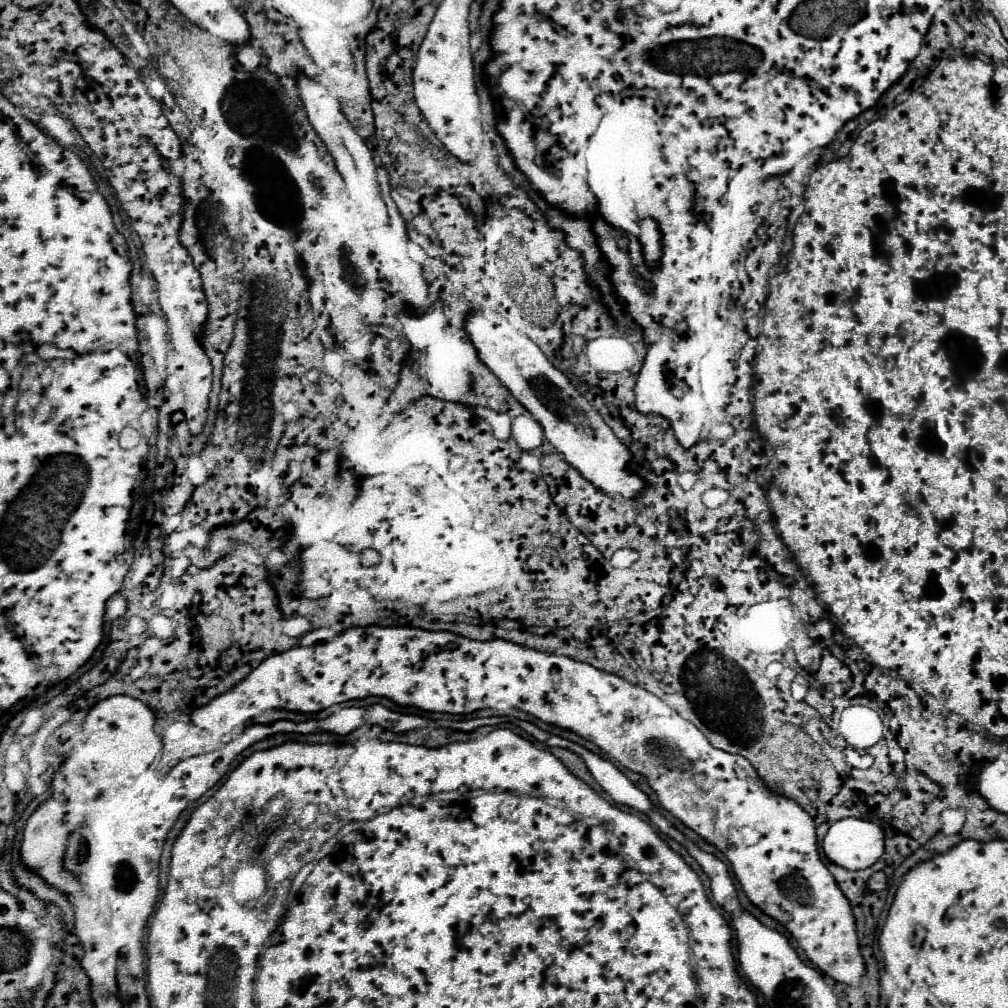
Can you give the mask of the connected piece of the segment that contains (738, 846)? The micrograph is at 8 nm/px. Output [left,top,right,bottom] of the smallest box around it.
[80,625,866,985]

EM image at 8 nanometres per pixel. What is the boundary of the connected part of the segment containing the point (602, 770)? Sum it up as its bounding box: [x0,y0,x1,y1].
[546,735,652,813]

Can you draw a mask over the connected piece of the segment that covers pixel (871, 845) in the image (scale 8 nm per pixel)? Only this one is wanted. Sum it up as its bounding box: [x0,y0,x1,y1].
[821,818,884,869]

